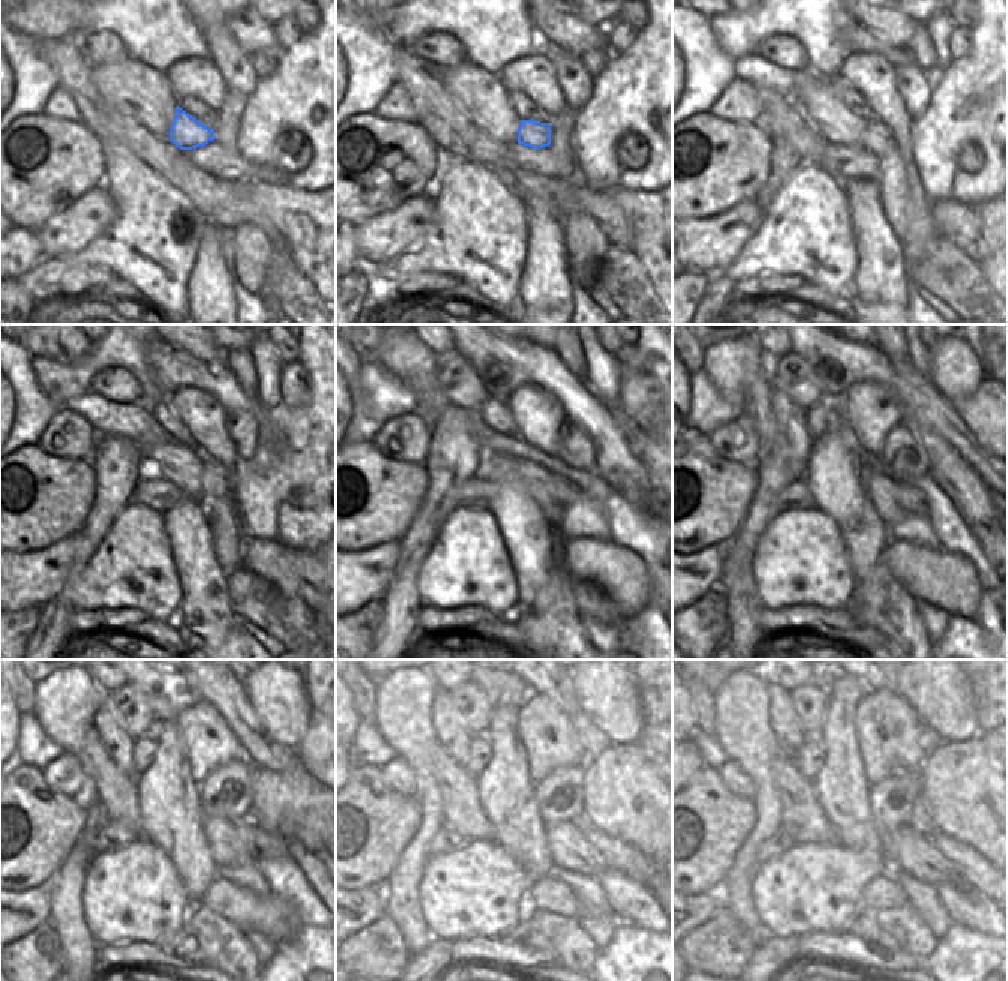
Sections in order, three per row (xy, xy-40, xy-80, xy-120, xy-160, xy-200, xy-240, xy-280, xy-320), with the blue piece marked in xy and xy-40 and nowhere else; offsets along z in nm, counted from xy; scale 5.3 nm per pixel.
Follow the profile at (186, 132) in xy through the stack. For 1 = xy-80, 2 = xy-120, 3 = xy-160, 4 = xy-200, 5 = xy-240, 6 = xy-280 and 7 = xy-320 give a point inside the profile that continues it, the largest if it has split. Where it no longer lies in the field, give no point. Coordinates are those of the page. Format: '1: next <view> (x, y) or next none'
1: next xy-80 (876, 137)
2: next xy-120 (215, 485)
3: next xy-160 (564, 492)
4: next xy-200 (912, 500)
5: next xy-240 (269, 845)
6: next xy-280 (618, 855)
7: next xy-320 (971, 864)

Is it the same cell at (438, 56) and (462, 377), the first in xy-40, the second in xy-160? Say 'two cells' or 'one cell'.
one cell

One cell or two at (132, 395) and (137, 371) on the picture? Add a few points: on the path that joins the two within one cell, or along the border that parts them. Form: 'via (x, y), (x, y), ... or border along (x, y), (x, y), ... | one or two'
border along (101, 371), (122, 366), (138, 383), (143, 401) | two

